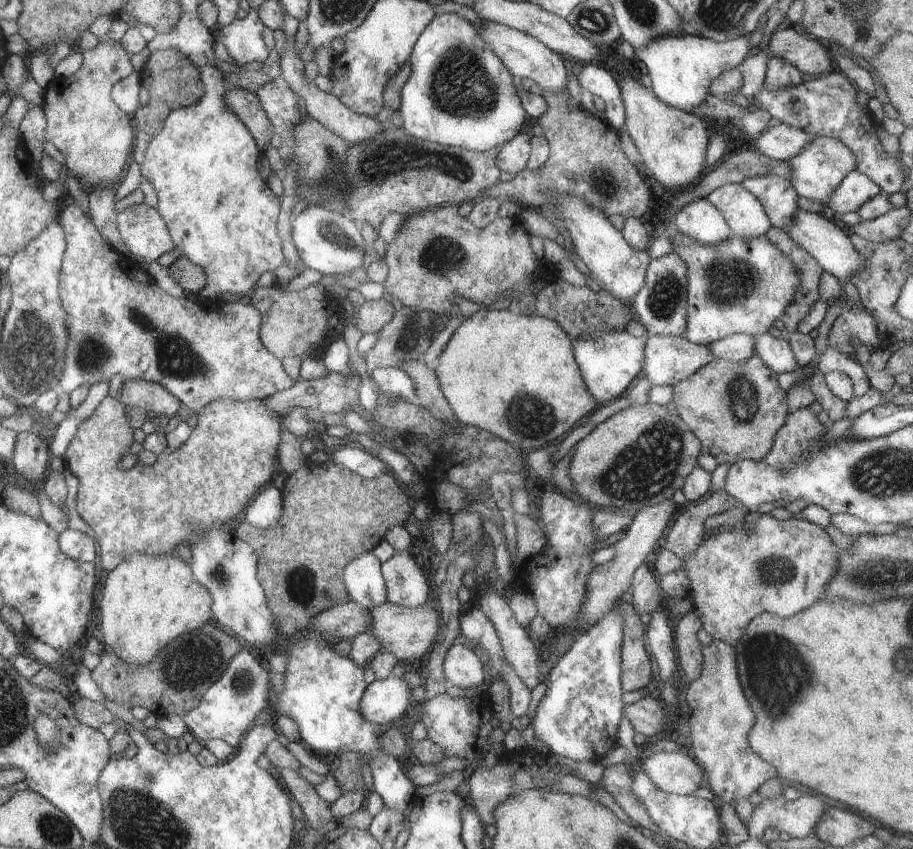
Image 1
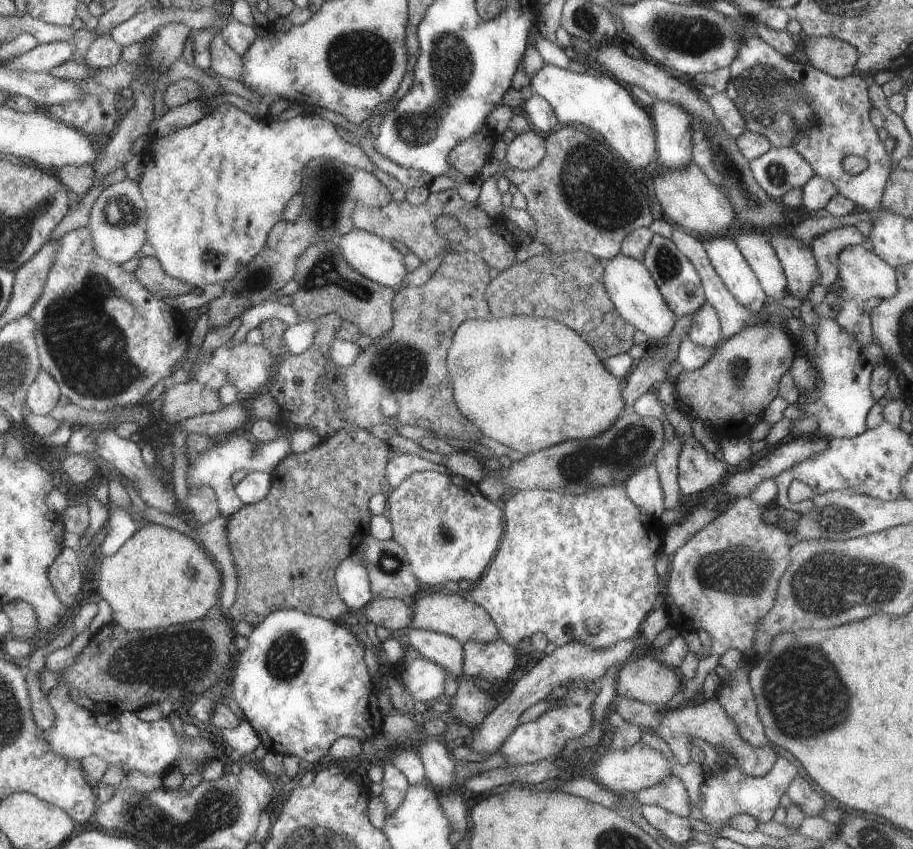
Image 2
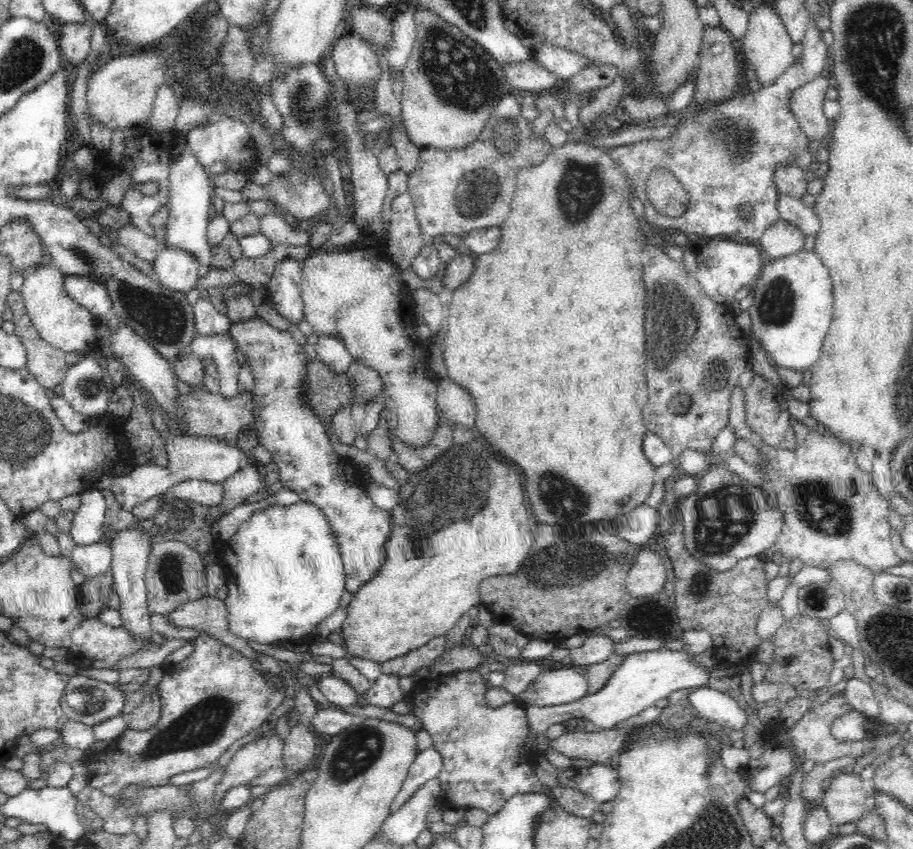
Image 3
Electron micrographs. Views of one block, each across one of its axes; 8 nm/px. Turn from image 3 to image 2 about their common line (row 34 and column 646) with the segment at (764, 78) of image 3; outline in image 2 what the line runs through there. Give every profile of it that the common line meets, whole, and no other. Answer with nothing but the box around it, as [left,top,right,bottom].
[593,741,672,796]

